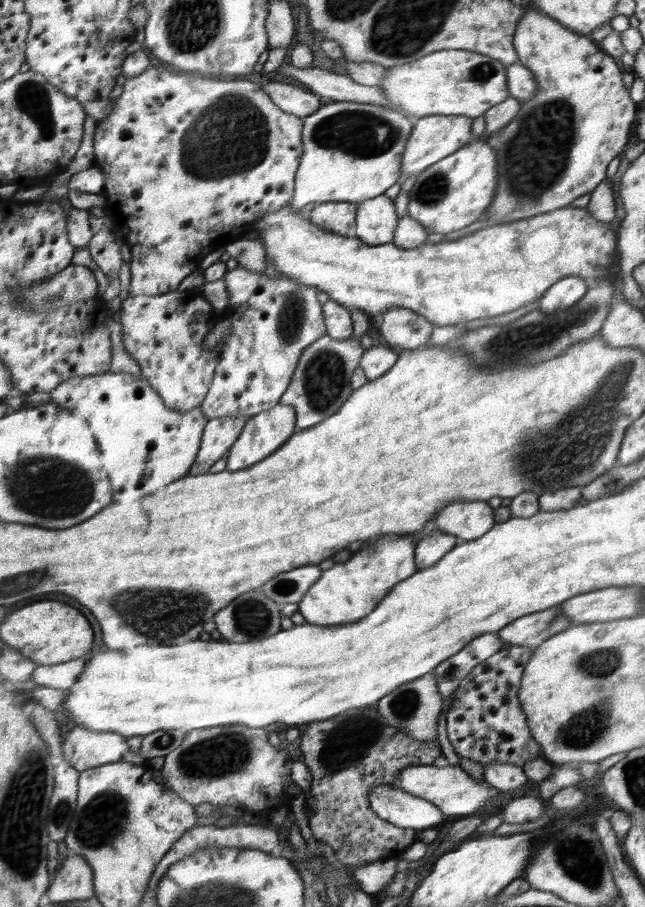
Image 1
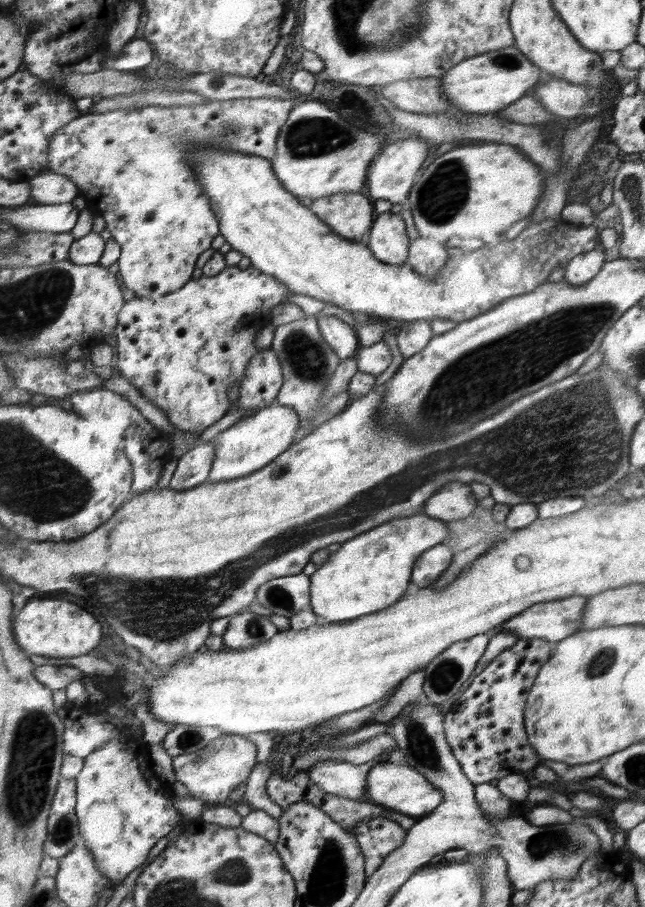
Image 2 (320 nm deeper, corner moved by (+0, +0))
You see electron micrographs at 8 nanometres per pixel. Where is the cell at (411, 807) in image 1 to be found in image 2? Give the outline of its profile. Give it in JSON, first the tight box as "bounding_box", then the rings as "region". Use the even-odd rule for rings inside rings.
{"bounding_box":[307,757,382,802],"region":[[[376,757],[364,764],[354,765],[347,761],[327,759],[316,762],[312,765],[307,772],[311,774],[311,780],[315,782],[316,785],[320,786],[324,792],[328,792],[335,797],[342,797],[346,800],[367,802],[368,793],[366,793],[366,780],[368,780],[368,773],[376,766],[382,757]]]}

